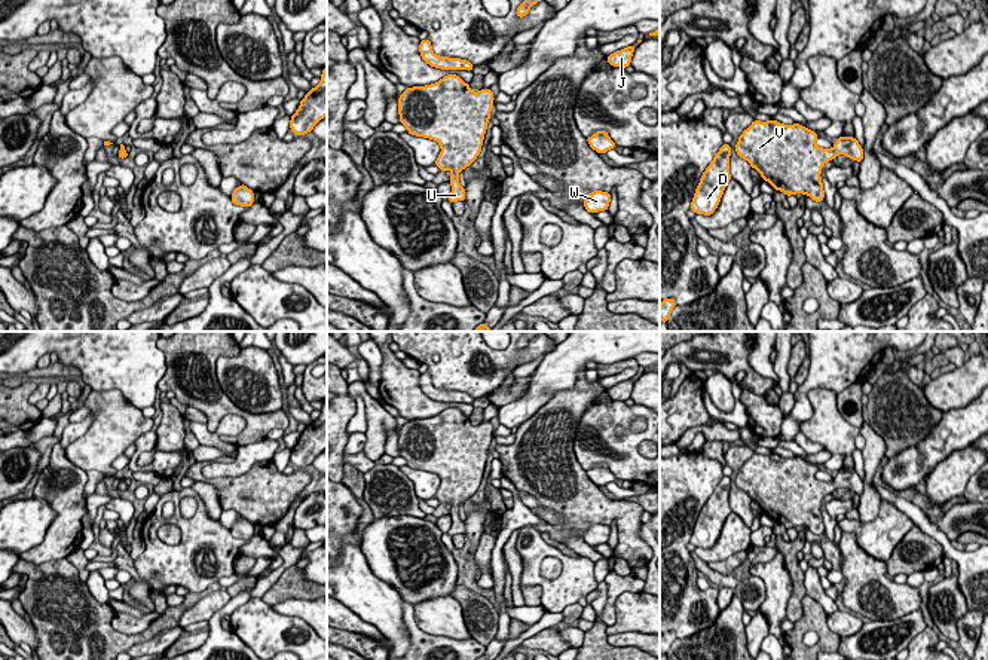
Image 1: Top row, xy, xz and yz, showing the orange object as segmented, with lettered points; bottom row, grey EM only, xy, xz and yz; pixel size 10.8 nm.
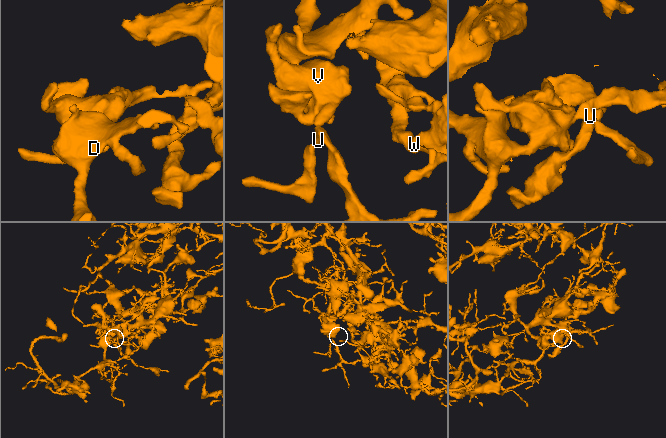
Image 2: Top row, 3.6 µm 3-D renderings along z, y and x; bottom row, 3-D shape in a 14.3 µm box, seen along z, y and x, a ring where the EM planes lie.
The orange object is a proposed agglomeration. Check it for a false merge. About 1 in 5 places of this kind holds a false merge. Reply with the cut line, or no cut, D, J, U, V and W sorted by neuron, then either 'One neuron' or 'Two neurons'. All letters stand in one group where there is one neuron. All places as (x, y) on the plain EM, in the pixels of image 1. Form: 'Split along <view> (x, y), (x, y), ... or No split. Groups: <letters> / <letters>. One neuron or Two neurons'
No split. Groups: D J U V W. One neuron

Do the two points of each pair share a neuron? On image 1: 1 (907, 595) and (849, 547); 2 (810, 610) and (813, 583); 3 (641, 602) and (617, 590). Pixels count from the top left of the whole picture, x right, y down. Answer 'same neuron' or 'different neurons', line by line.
1: same neuron
2: different neurons
3: different neurons

